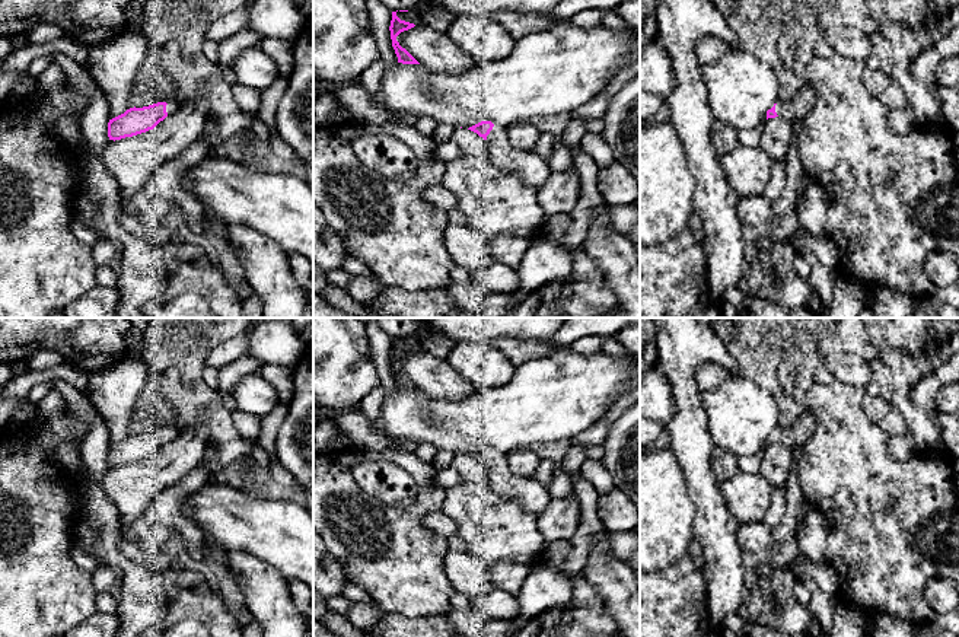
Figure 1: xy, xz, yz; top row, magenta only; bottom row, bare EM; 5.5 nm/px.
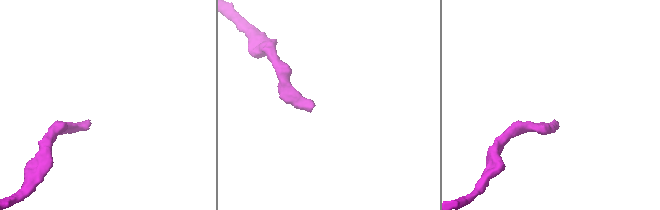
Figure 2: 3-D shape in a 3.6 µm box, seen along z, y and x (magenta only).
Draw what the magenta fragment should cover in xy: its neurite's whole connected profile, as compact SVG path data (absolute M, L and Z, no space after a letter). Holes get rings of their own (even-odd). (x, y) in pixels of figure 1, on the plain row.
M157 429L143 434L130 434L124 440L109 446L109 466L121 466L153 456L160 448L178 436L175 430Z

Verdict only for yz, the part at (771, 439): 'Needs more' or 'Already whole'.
Needs more

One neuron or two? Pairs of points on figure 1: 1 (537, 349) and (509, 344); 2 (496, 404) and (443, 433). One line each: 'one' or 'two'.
1: one
2: one

